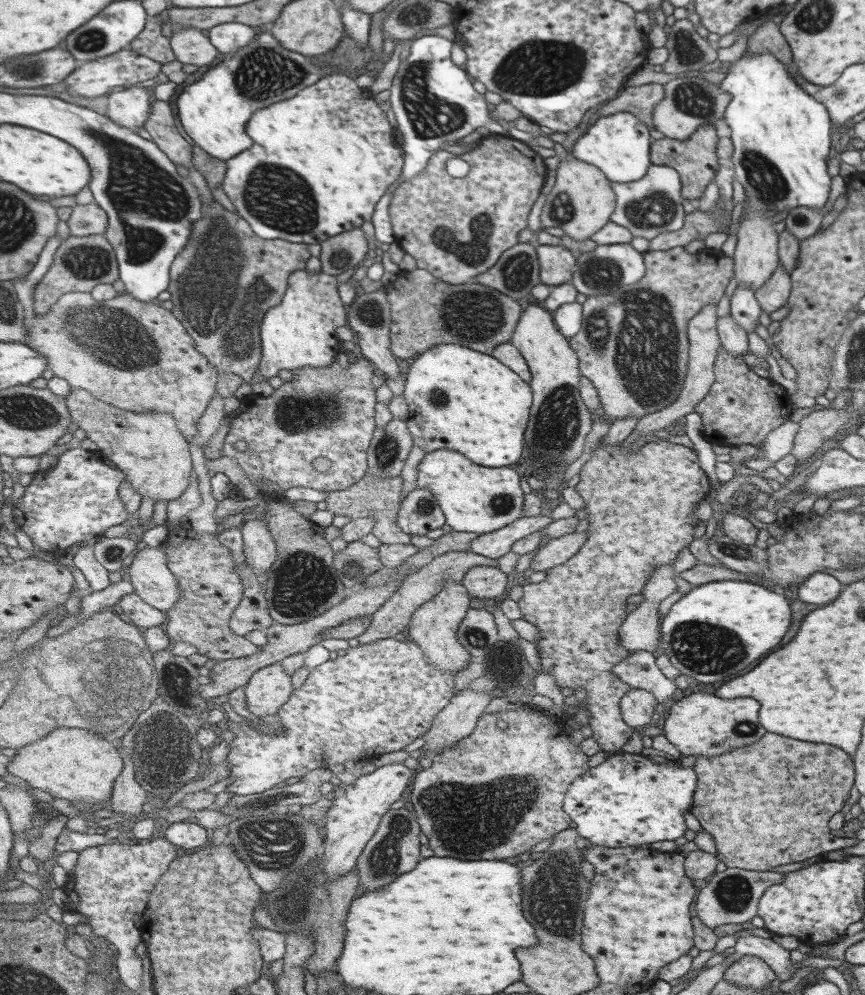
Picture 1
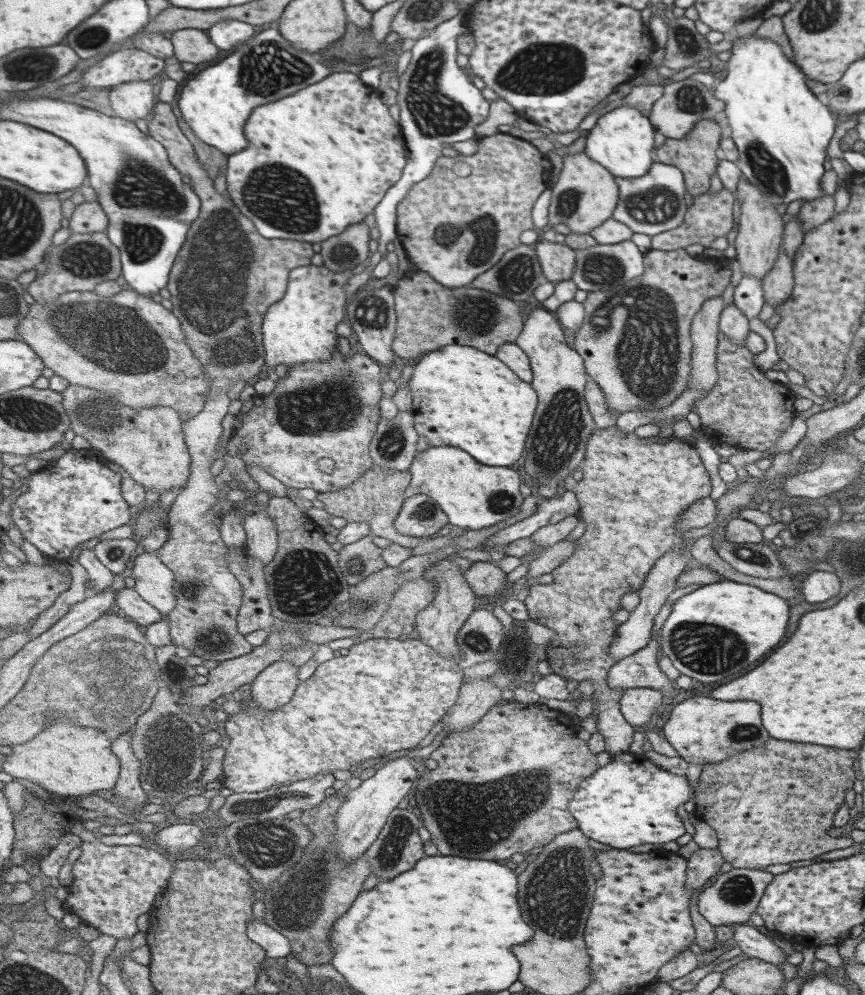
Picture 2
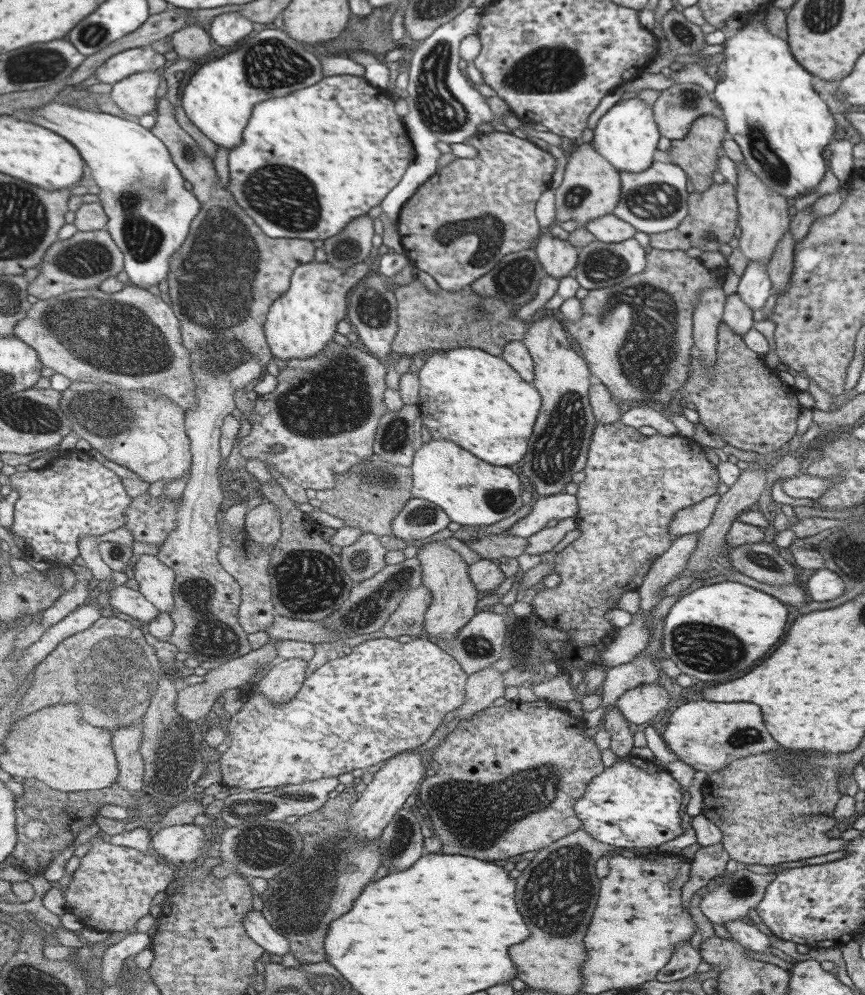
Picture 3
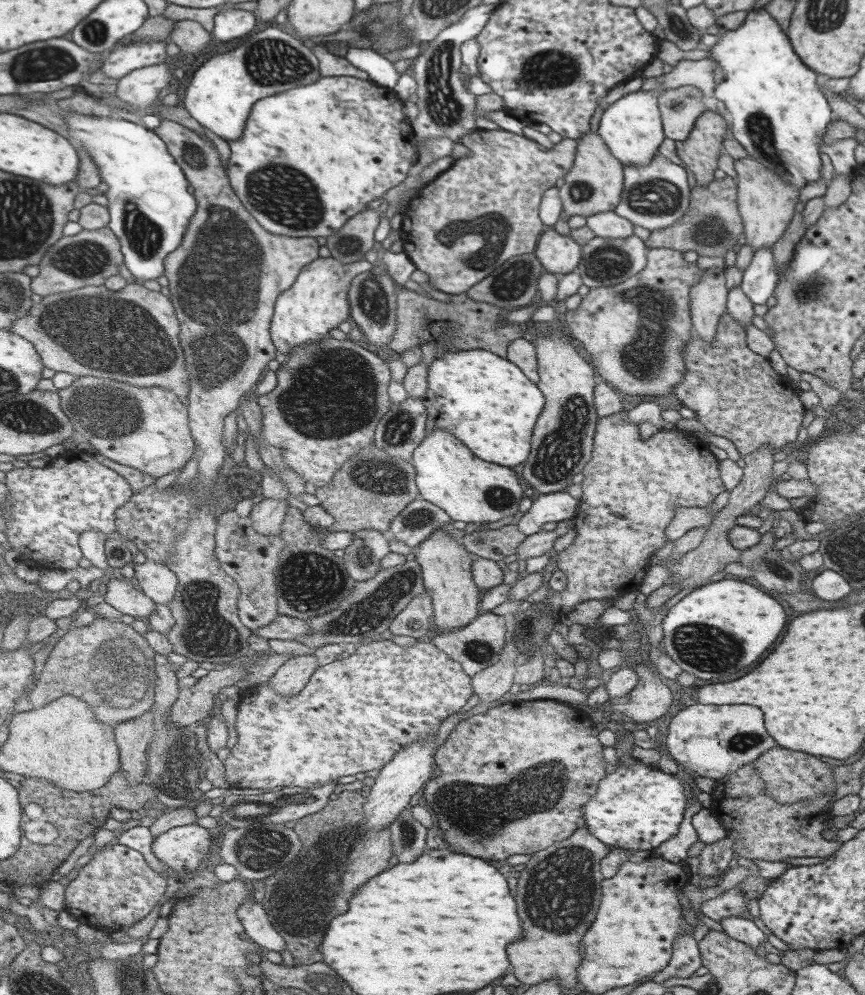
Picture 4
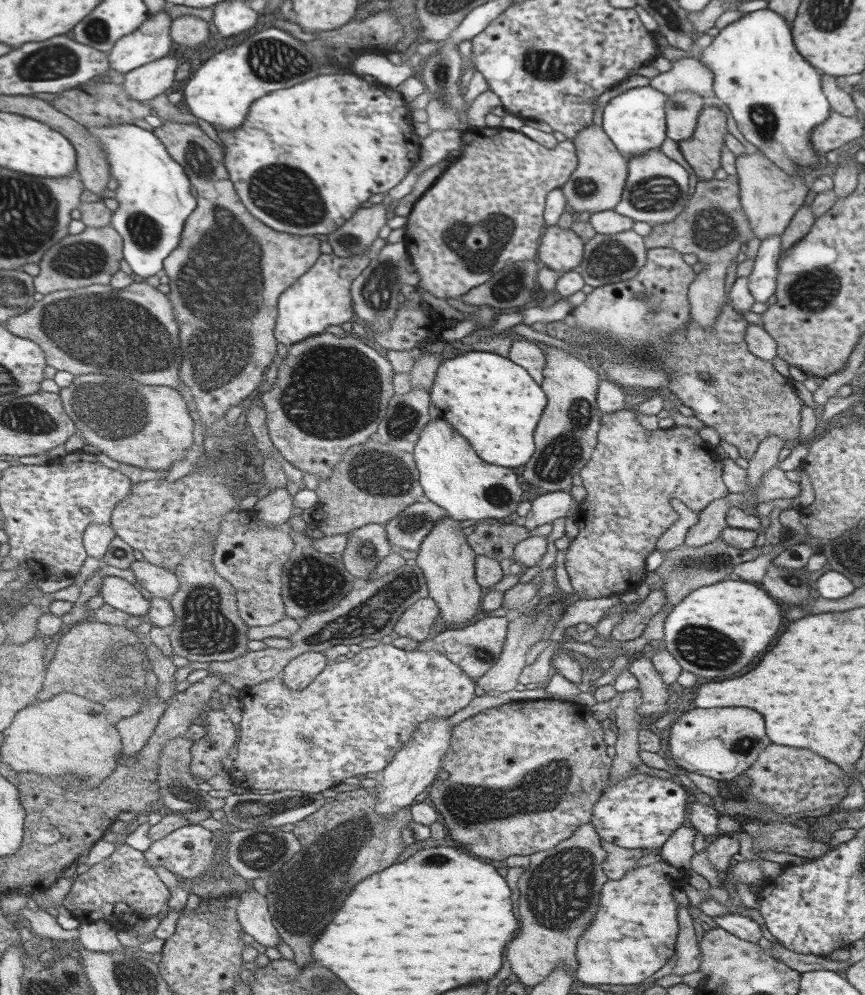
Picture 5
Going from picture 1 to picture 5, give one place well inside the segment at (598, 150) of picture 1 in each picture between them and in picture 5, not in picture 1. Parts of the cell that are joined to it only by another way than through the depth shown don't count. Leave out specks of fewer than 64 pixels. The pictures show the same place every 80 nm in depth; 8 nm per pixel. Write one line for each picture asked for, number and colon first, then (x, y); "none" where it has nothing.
2: (621, 140)
3: (626, 135)
4: (631, 127)
5: (635, 120)

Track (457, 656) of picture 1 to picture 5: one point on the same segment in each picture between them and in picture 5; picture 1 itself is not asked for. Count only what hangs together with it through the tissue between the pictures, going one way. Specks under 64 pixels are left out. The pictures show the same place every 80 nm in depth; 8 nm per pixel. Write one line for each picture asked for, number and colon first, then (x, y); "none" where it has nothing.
2: (438, 625)
3: (445, 573)
4: (448, 570)
5: (448, 562)

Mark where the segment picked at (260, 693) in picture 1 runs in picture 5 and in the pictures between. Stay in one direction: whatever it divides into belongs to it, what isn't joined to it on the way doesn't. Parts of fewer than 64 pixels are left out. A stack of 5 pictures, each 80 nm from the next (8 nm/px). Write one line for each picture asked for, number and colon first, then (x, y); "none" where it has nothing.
2: (275, 687)
3: (281, 684)
4: (292, 677)
5: (301, 671)

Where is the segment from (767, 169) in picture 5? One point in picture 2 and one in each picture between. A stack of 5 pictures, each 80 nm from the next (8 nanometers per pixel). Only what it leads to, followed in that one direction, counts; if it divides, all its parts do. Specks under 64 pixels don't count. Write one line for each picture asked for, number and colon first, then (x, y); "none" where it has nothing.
2: (756, 244)
3: (762, 218)
4: (765, 203)

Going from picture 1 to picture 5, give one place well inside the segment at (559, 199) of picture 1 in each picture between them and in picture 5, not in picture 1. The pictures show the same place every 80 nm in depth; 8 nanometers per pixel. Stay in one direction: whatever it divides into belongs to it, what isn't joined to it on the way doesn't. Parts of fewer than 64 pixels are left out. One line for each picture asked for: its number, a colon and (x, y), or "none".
2: (586, 193)
3: (590, 187)
4: (593, 185)
5: (597, 184)

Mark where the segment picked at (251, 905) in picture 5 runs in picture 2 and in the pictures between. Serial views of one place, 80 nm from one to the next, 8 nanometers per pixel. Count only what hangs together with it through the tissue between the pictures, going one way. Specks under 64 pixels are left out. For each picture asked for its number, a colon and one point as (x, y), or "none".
2: (277, 945)
3: (259, 928)
4: (259, 927)

